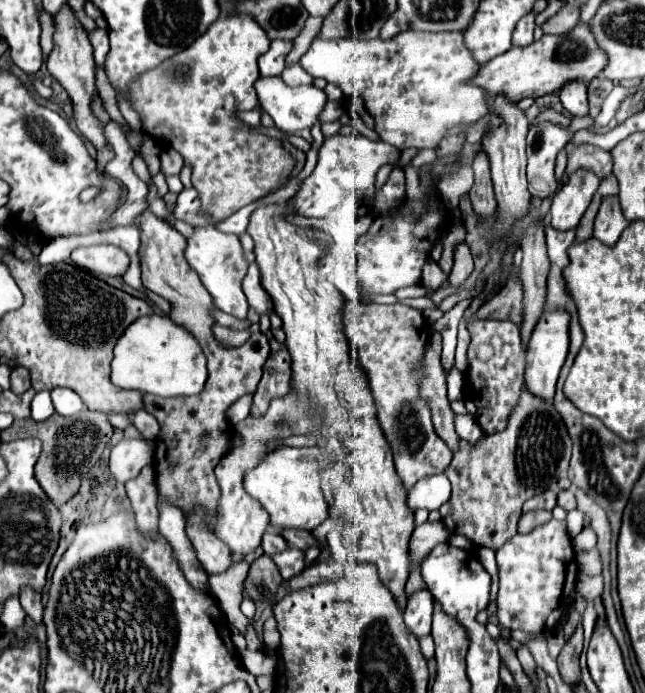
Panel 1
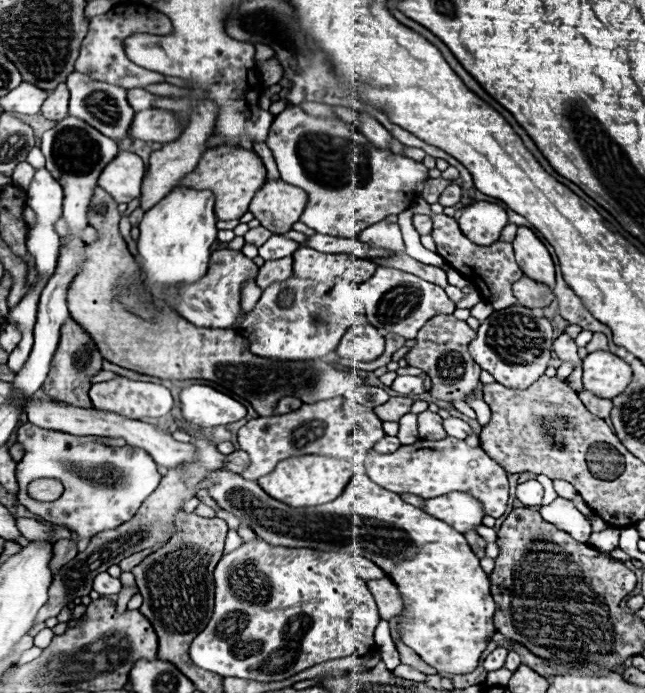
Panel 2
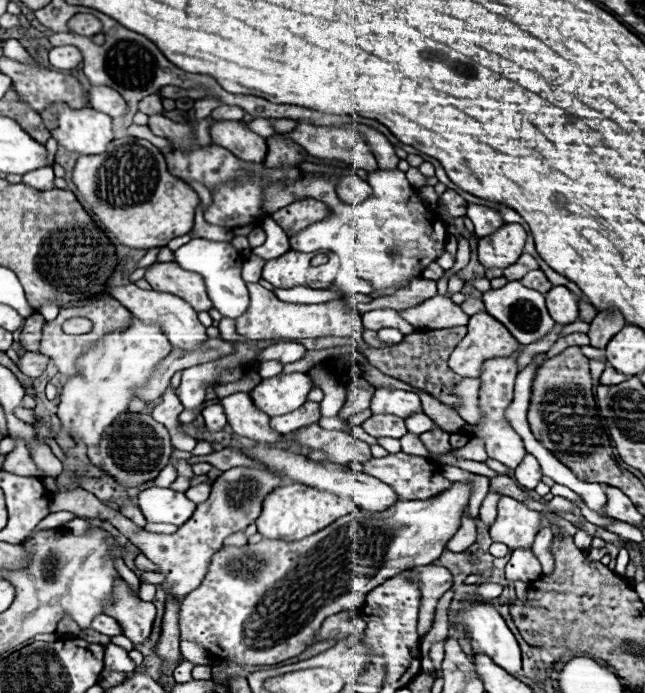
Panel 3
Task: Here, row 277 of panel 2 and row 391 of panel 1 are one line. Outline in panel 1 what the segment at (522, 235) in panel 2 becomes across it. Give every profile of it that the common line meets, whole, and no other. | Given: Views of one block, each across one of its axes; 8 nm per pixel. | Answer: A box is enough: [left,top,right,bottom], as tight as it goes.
[524,310,570,400]

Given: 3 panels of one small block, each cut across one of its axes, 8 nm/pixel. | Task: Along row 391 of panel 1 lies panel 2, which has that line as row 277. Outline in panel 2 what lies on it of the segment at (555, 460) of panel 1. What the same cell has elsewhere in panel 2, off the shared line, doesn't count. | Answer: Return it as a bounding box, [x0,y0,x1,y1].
[514,276,554,308]

